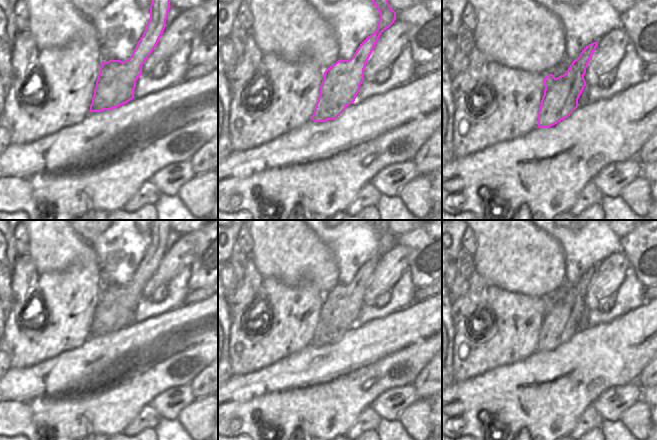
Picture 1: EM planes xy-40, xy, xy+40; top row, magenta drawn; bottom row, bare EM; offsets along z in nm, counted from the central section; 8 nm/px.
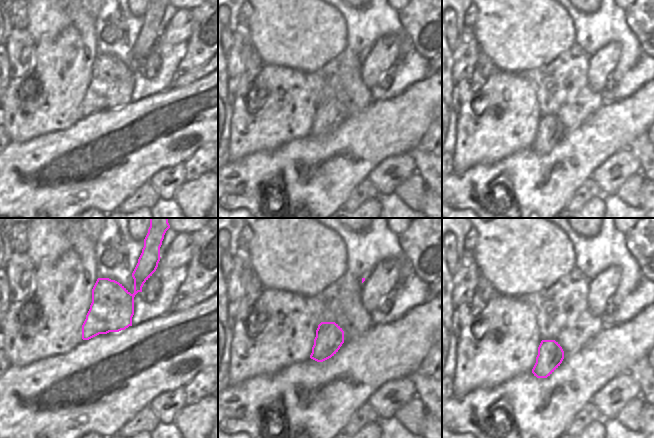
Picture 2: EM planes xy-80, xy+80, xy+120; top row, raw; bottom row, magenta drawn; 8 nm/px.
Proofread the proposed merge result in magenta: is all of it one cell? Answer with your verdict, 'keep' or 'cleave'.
cleave

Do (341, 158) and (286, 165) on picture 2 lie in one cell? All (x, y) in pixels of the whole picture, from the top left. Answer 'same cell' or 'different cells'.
same cell

